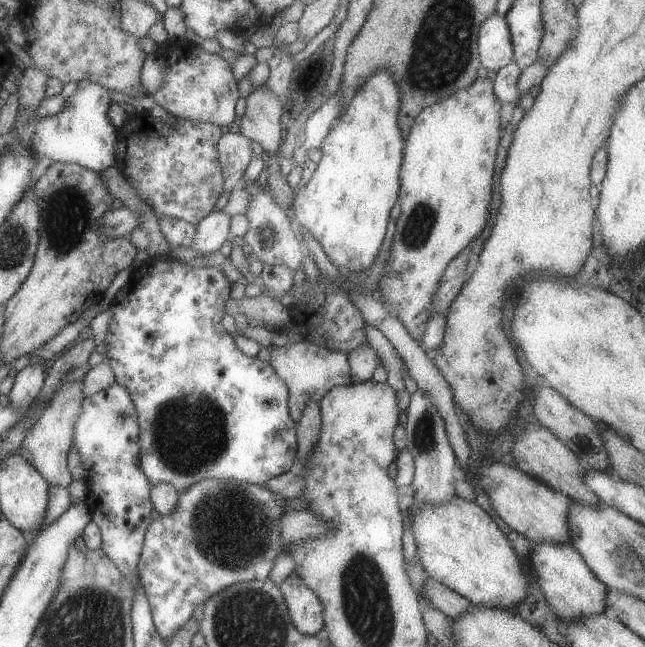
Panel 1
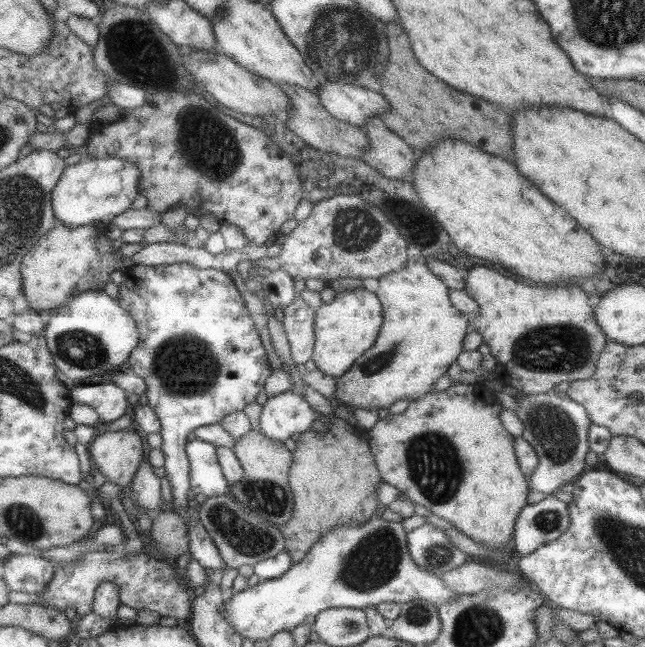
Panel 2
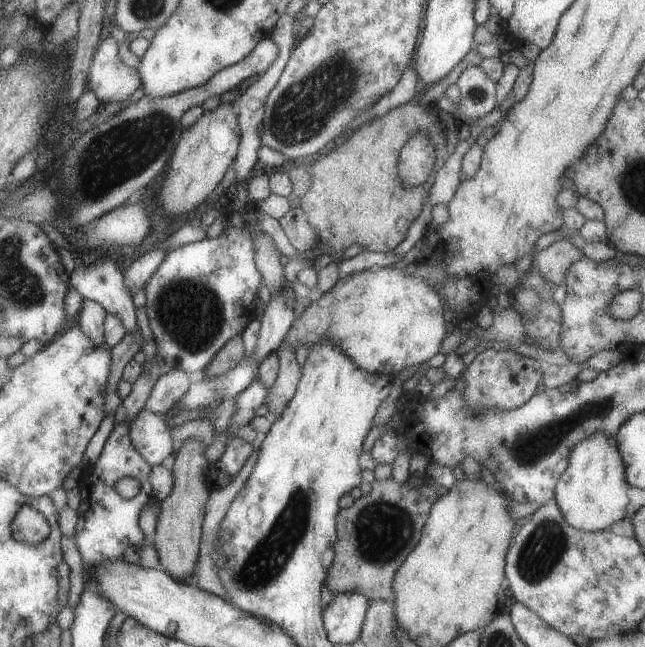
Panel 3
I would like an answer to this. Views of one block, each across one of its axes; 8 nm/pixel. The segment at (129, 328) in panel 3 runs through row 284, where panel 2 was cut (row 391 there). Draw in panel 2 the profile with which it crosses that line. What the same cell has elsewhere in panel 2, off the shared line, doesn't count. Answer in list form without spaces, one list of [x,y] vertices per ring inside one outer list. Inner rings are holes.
[[[78,384],[70,390],[73,403],[83,403],[97,411],[103,422],[113,422],[125,414],[127,392],[116,384]]]

